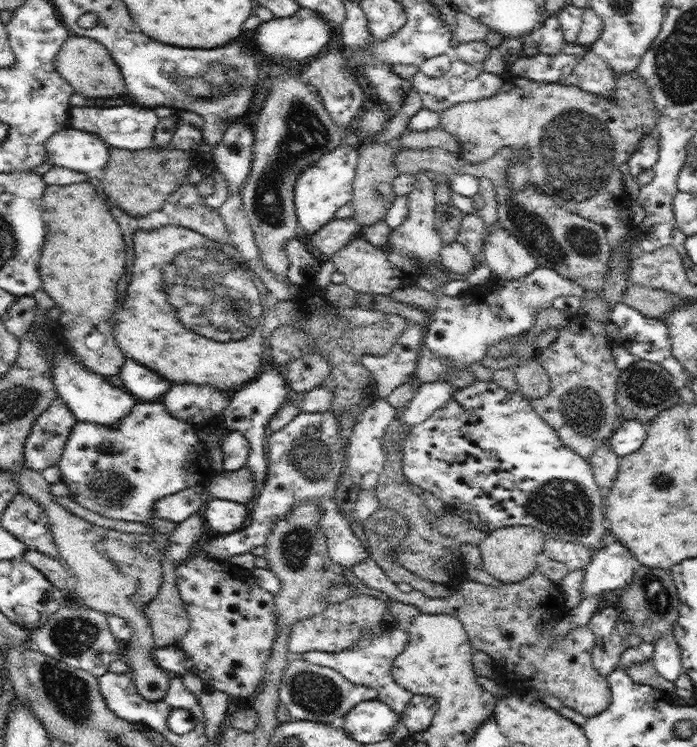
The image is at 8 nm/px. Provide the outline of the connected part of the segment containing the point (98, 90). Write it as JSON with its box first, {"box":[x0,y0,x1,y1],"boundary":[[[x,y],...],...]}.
{"box":[55,34,126,97],"boundary":[[[72,34],[64,42],[55,58],[55,69],[68,84],[71,84],[83,97],[118,97],[126,90],[120,67],[108,49],[97,40]]]}

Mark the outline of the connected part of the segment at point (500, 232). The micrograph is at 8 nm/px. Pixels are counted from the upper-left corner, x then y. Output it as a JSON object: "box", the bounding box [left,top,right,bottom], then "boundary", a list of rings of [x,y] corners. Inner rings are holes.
{"box":[480,226,539,279],"boundary":[[[500,226],[490,229],[480,261],[501,279],[519,279],[539,267],[531,253]]]}

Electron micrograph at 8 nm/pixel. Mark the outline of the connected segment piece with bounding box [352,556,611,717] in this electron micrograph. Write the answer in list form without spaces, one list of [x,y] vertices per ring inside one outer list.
[[[370,556],[352,567],[352,571],[362,584],[391,596],[393,600],[416,606],[422,614],[448,614],[458,617],[463,623],[468,642],[475,651],[482,651],[492,658],[496,677],[504,681],[510,690],[515,692],[540,691],[554,695],[562,700],[563,705],[573,708],[579,714],[592,717],[604,712],[611,701],[611,688],[607,678],[602,676],[593,665],[593,649],[595,637],[590,627],[582,626],[572,629],[570,634],[561,640],[553,638],[552,628],[557,625],[562,616],[570,610],[565,607],[559,584],[542,575],[542,570],[536,569],[532,575],[518,583],[502,583],[498,587],[486,586],[478,582],[461,580],[454,586],[452,596],[442,599],[432,599],[420,591],[401,592],[395,583],[388,578],[377,562]]]

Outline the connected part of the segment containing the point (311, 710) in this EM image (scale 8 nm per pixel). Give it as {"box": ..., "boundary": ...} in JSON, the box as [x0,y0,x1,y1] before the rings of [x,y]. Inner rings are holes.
{"box":[279,655,377,730],"boundary":[[[290,655],[287,667],[279,684],[280,704],[290,713],[290,720],[306,720],[320,724],[330,724],[340,730],[344,727],[346,714],[363,700],[374,700],[377,692],[368,685],[354,684],[344,675],[330,667],[304,661],[300,655]]]}

